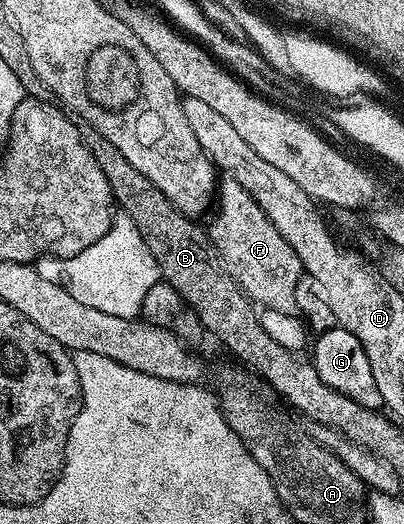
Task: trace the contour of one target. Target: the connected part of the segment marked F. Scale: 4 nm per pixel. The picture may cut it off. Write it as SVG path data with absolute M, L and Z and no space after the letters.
M222 179L215 196L215 208L216 204L217 213L213 221L207 224L207 235L221 264L229 271L229 277L241 287L254 305L282 312L285 316L294 315L297 312L293 301L295 282L299 282L303 275L299 254L287 246L287 238L275 230L271 218L267 218L259 202L255 202L255 198L251 198L251 194L243 190L239 182Z

